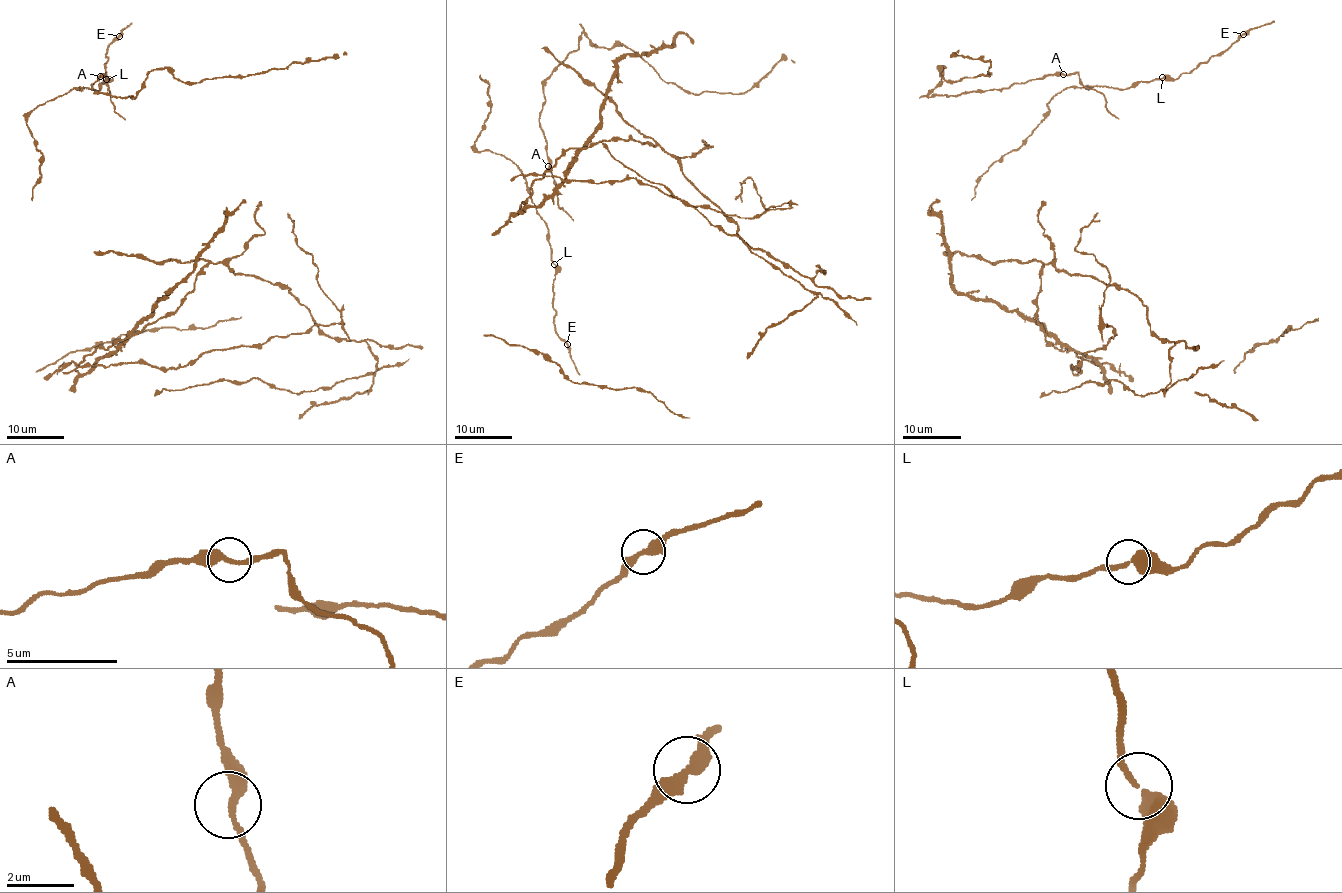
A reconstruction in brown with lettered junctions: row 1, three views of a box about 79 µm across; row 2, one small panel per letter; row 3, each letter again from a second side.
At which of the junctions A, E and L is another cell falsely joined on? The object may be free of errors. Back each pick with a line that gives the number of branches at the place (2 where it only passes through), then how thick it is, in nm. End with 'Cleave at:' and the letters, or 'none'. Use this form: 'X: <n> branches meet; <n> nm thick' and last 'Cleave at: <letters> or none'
Cleave at: none

